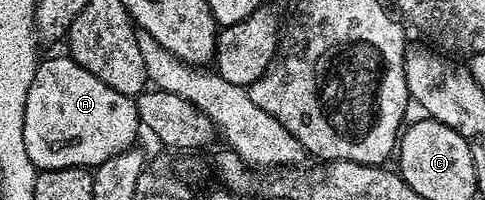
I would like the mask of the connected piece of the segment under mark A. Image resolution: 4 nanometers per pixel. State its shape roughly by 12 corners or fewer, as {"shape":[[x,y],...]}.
{"shape":[[68,54],[39,61],[24,146],[39,171],[133,147],[138,112]]}

